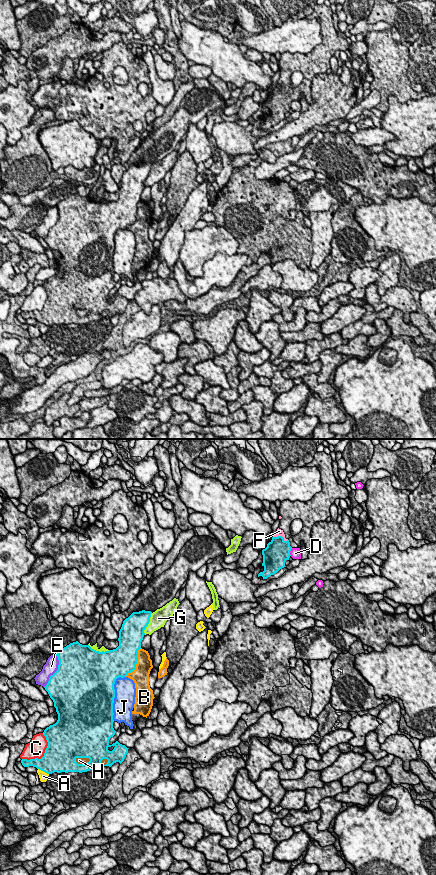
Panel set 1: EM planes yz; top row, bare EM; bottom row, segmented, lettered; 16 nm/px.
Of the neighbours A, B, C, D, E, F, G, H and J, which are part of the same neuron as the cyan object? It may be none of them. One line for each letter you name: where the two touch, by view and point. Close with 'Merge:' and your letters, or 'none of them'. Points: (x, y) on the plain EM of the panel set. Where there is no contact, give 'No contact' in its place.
F: Touches cyan at yz (280, 88)
Merge: F

